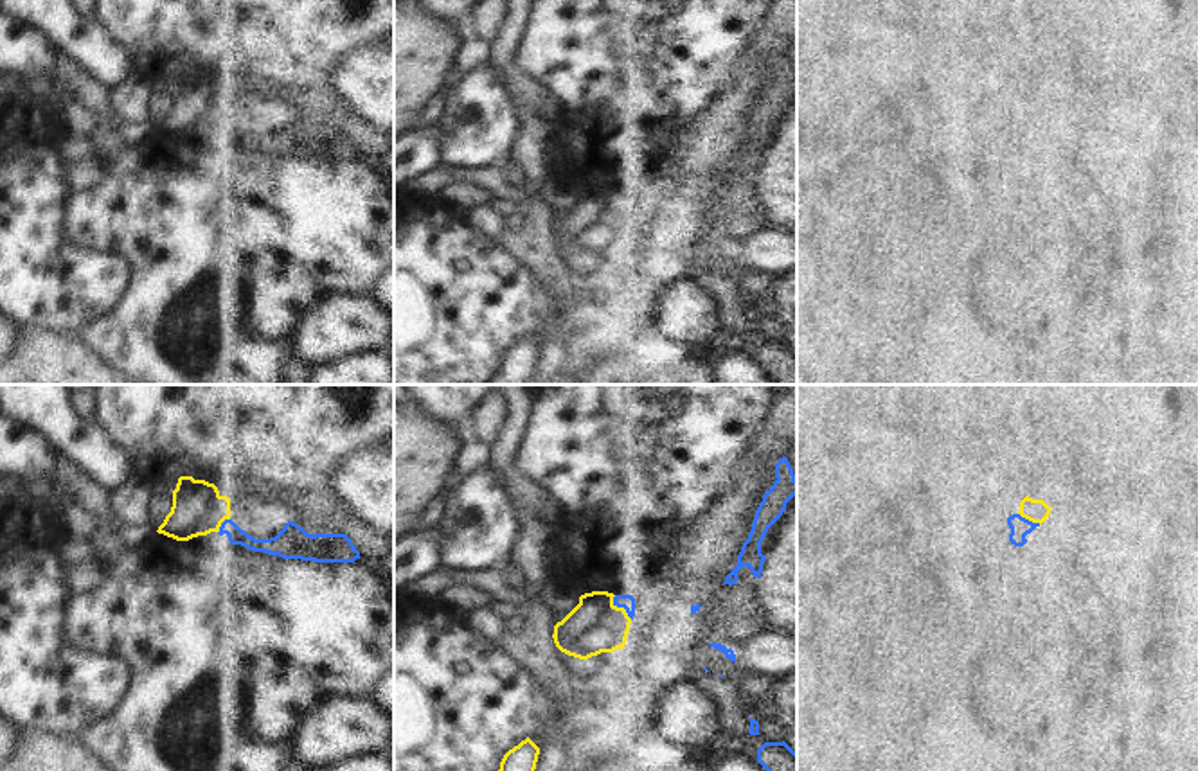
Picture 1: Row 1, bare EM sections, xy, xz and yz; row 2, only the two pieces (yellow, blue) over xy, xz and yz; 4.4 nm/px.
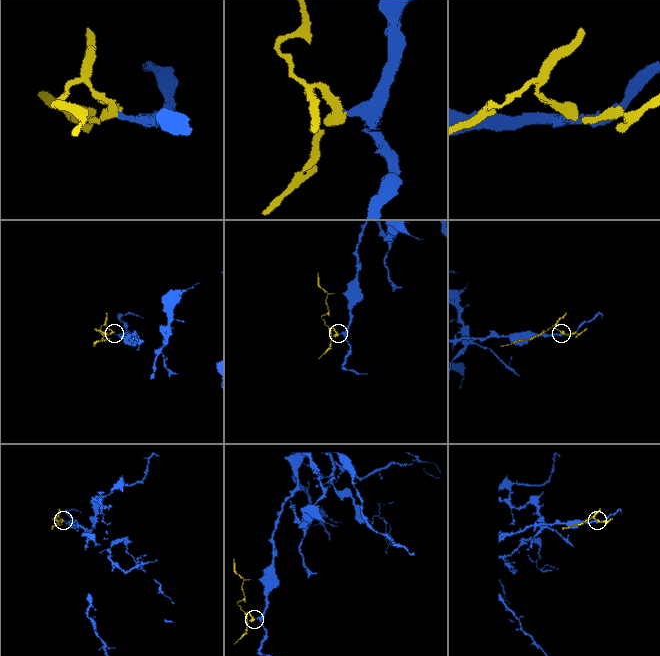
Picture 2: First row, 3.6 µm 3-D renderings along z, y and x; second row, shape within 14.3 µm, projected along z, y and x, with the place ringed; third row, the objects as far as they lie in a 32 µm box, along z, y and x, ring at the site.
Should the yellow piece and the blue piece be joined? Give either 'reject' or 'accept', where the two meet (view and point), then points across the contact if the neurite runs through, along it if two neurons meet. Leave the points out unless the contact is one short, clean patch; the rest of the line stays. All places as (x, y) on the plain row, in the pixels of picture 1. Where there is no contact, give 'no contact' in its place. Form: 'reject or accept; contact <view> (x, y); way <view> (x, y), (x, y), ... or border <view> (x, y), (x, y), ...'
reject; contact xz (621, 205); border xz (614, 193), (614, 200), (632, 216)

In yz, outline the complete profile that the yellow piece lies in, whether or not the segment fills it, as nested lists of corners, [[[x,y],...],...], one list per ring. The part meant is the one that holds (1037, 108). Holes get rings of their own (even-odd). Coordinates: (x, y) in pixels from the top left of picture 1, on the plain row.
[[[1025,93],[1022,99],[1020,99],[1020,108],[1018,111],[1033,120],[1043,120],[1049,111],[1050,111],[1050,106],[1043,97],[1033,97],[1029,93]]]

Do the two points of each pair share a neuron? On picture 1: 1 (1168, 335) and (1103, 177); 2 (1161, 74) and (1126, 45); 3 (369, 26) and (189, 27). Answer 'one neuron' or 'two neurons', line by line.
1: two neurons
2: one neuron
3: one neuron

